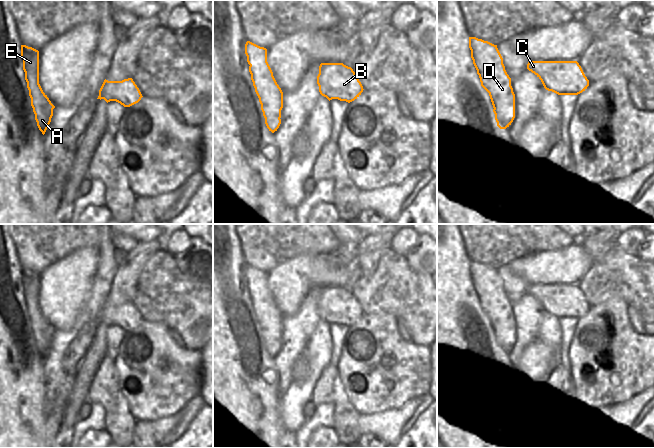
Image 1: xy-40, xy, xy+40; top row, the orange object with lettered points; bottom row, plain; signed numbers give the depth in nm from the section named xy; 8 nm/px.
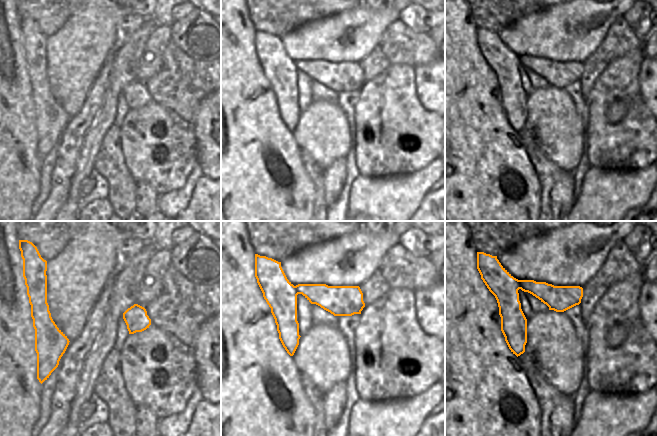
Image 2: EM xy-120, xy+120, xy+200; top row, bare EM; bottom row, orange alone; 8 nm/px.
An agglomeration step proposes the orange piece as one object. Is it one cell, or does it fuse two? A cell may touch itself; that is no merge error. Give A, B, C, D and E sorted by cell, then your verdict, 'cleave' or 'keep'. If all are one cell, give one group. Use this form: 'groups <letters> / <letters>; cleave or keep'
groups A E / B C D; cleave

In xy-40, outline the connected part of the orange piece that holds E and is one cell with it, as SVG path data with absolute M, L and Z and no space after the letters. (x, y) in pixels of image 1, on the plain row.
M21 269L21 282L35 344L39 354L44 359L51 346L55 330L39 308L39 275L32 271Z

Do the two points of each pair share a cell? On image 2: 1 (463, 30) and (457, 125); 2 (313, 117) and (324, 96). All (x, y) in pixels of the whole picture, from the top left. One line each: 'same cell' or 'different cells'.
1: same cell
2: different cells

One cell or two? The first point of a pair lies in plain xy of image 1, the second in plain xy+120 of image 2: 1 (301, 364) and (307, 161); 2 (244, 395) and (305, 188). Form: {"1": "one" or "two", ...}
{"1": "two", "2": "one"}

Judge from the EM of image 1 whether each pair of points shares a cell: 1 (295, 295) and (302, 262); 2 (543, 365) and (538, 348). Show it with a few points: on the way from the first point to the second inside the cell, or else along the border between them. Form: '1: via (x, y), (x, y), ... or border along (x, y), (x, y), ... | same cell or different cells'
1: via (295, 287), (296, 270) | same cell
2: via (539, 361), (538, 352) | same cell

